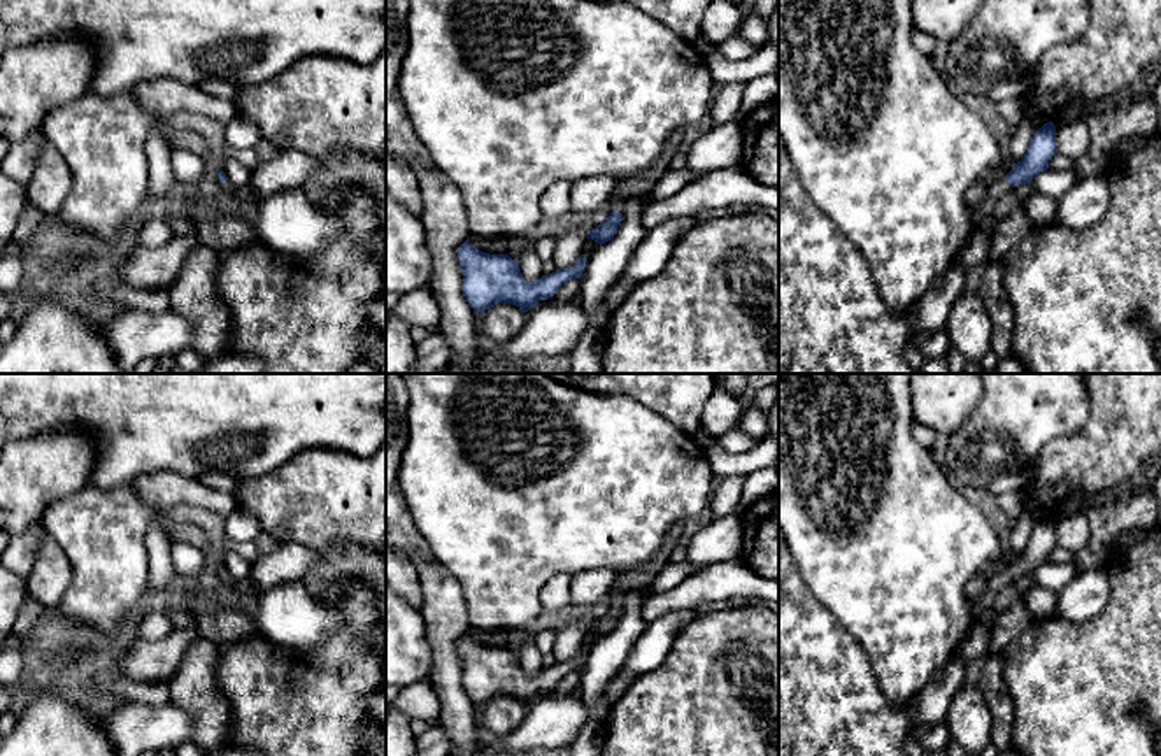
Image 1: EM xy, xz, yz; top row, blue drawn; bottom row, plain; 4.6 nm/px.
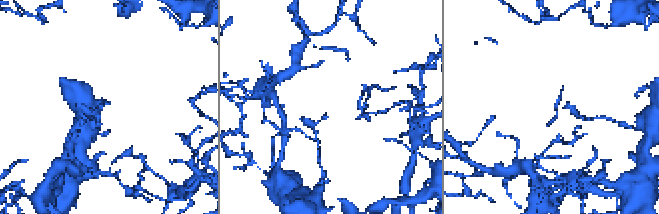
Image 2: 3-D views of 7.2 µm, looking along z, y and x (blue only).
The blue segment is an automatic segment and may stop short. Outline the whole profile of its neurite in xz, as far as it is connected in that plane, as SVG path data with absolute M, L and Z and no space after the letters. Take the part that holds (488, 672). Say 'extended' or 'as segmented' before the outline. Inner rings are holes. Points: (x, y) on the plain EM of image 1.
as segmented; M470 633L459 638L458 653L463 689L477 709L496 696L512 696L528 705L540 693L552 691L570 672L580 672L588 656L588 651L580 647L573 660L556 661L535 675L526 675L516 653L509 647L482 645Z

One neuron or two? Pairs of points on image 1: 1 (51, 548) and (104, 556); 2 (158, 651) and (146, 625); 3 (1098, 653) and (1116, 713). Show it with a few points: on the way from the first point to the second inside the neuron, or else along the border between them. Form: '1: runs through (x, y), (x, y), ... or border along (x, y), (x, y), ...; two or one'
1: border along (46, 534), (71, 565), (71, 584), (67, 590); two
2: border along (172, 627), (162, 637), (142, 639); two
3: runs through (1098, 667), (1098, 695), (1102, 698); one

